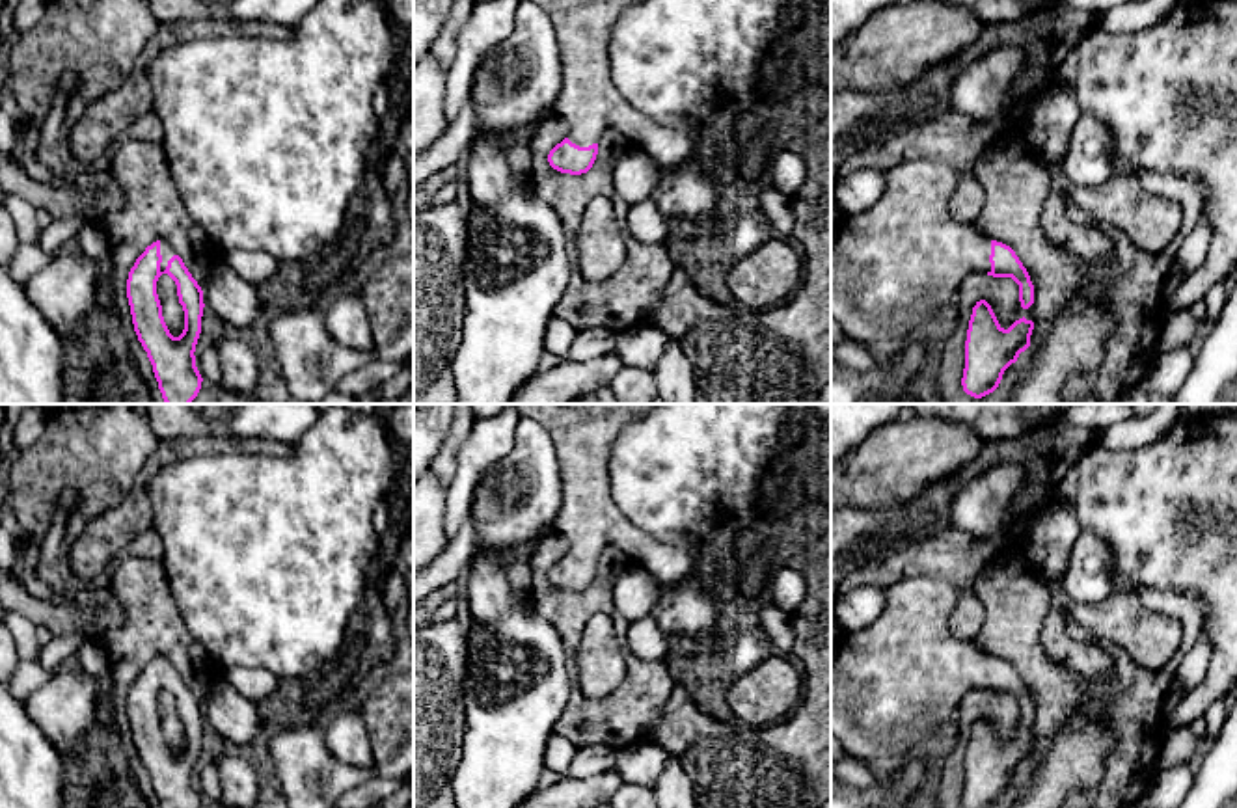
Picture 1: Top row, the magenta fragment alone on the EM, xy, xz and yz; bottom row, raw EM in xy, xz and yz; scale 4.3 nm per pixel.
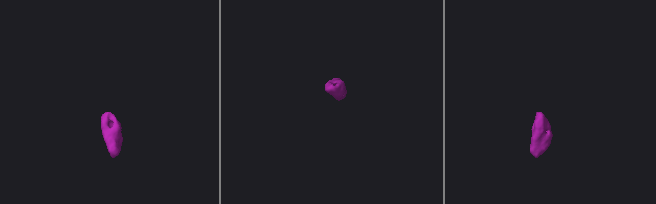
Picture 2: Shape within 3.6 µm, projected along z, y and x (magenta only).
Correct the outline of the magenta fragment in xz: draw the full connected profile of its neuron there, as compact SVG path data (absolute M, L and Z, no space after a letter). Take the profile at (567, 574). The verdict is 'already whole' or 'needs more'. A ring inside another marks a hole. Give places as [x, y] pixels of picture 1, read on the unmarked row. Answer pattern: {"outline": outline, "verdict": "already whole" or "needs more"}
{"outline": "M514 404L522 417L540 423L551 436L563 480L563 503L553 531L570 542L568 553L557 560L548 579L570 592L587 590L598 572L600 553L615 545L633 562L645 566L659 583L678 583L691 568L687 542L663 544L637 529L611 497L609 458L617 436L630 423L646 415L654 404Z", "verdict": "needs more"}

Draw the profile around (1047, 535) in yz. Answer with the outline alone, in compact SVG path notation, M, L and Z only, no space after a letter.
M1049 499L1038 510L1026 510L1019 525L1025 560L1034 573L1045 583L1064 583L1071 549L1081 534L1073 512Z

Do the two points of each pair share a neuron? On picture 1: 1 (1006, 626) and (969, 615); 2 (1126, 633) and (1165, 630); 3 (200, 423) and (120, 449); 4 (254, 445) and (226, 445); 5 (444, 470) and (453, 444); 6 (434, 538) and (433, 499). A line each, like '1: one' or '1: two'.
1: two
2: one
3: two
4: one
5: one
6: one

